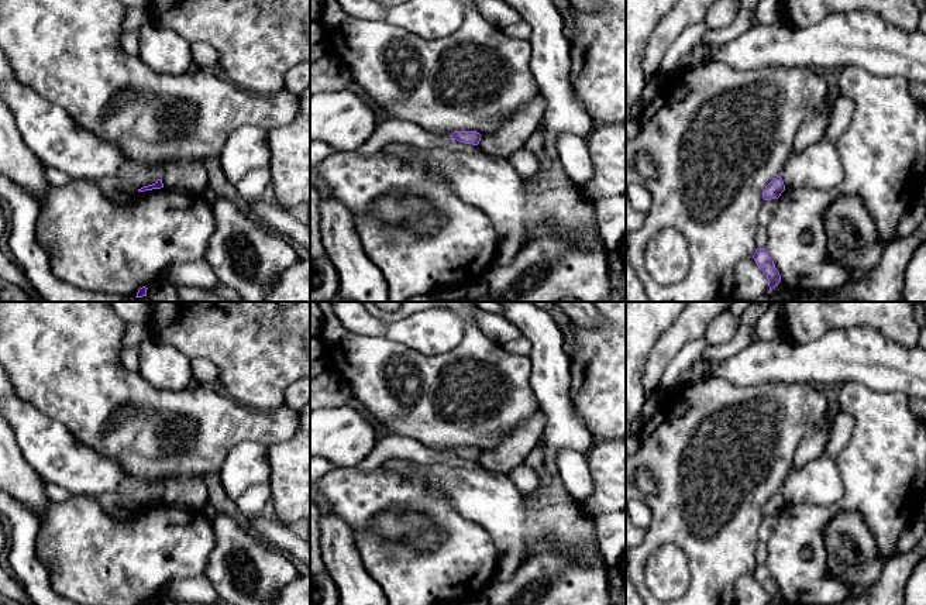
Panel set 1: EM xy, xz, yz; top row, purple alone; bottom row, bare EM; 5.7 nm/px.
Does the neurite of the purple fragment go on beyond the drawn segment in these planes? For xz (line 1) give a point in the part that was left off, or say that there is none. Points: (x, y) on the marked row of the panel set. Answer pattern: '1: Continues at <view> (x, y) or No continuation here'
1: No continuation here

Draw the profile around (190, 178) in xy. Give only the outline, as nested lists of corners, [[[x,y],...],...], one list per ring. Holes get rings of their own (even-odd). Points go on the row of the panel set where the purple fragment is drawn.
[[[169,161],[162,168],[163,188],[189,196],[202,196],[209,188],[209,175],[202,162]]]

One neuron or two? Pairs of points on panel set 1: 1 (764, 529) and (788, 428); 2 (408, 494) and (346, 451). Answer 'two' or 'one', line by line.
1: two
2: two

